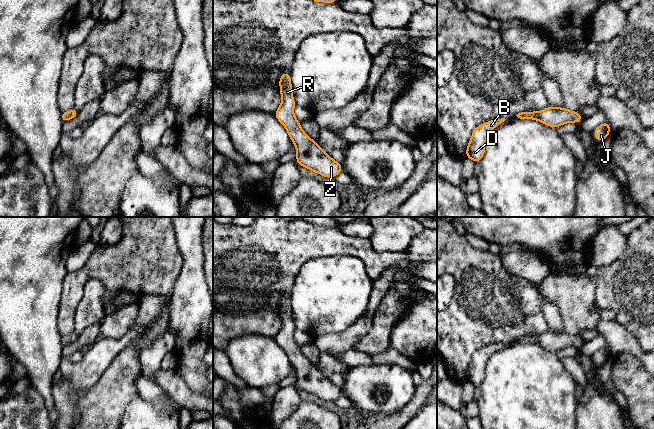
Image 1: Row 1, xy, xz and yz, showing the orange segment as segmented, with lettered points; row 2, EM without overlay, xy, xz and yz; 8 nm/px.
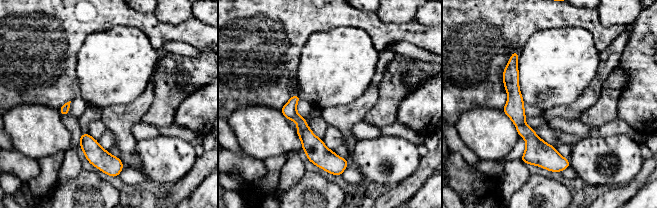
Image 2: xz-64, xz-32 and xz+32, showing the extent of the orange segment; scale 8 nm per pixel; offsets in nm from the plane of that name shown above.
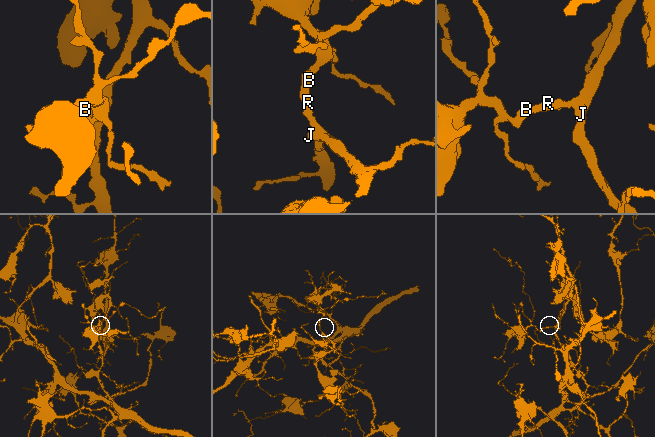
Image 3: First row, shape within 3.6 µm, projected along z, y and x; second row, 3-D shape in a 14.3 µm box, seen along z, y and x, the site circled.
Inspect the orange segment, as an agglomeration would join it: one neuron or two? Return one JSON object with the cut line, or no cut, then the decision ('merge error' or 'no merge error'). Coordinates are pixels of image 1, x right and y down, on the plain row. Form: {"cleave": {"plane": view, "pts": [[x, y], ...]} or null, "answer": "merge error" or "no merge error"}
{"cleave": null, "answer": "no merge error"}

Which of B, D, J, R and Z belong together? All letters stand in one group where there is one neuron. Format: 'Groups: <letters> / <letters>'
Groups: B D J R Z

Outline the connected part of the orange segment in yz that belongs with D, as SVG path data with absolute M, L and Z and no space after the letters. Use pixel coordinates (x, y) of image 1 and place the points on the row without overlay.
M505 342L494 343L476 351L472 356L472 361L467 370L466 382L470 382L474 386L481 385L485 376L485 368L488 358L504 345Z

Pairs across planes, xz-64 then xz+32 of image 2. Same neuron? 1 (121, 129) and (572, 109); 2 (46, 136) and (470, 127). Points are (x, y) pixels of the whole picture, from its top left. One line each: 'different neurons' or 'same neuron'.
1: same neuron
2: same neuron

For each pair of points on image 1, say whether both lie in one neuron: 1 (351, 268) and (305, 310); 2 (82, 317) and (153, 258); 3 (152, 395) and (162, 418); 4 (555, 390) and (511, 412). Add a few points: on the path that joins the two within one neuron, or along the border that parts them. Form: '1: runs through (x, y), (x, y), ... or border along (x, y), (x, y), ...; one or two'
1: runs through (340, 279), (316, 303); one
2: border along (93, 278), (97, 279), (103, 286), (104, 306); two
3: border along (139, 395), (151, 401), (158, 401), (168, 396); two
4: runs through (544, 392), (529, 397), (522, 402); one

